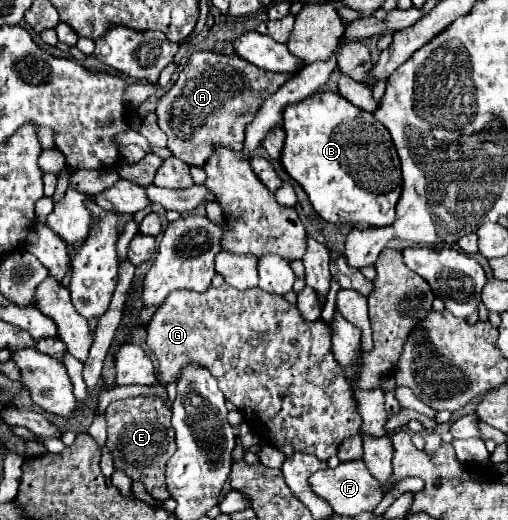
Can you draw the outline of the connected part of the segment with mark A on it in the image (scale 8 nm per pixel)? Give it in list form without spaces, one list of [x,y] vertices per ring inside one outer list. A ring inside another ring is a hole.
[[[210,51],[192,53],[180,71],[176,85],[162,95],[156,105],[158,125],[168,135],[168,149],[174,157],[194,167],[206,163],[214,145],[242,151],[244,129],[254,119],[260,101],[276,93],[288,79],[288,73],[258,69],[236,55],[216,55]],[[244,109],[248,109],[246,115],[242,115]]]

